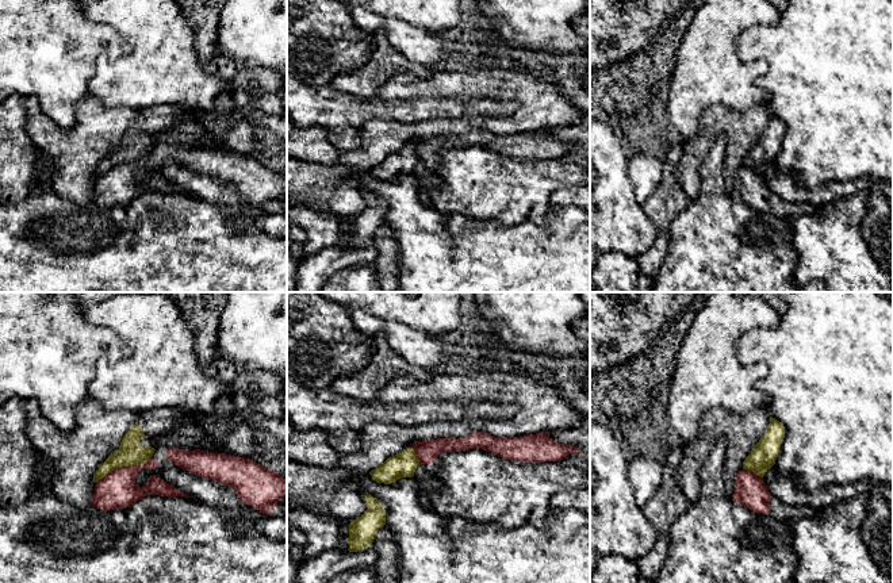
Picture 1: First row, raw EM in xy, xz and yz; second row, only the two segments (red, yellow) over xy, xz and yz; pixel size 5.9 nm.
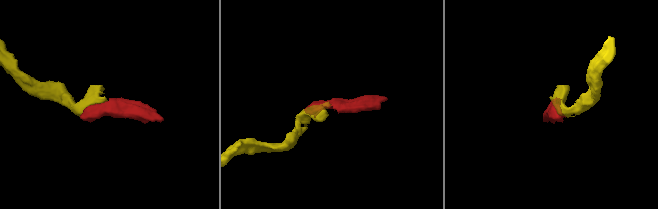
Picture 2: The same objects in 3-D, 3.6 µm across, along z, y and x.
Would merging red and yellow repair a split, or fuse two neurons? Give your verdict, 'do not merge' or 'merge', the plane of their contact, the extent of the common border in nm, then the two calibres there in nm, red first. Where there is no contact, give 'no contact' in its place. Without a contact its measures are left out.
do not merge; contact in xy; length 360 nm; calibres 220 and 150 nm

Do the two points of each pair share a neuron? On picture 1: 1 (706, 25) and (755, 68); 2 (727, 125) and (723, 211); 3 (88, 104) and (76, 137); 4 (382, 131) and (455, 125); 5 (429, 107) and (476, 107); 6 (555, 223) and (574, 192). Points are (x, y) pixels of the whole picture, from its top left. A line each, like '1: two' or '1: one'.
1: one
2: two
3: one
4: one
5: one
6: two

